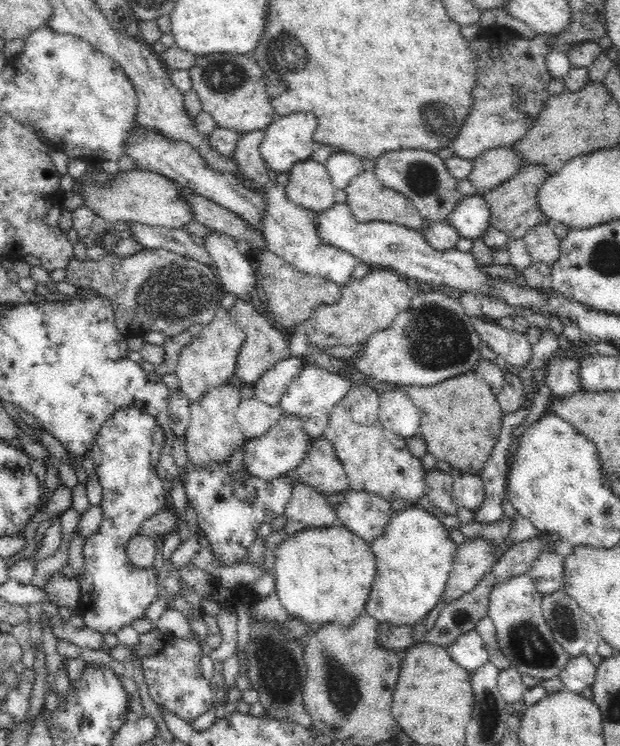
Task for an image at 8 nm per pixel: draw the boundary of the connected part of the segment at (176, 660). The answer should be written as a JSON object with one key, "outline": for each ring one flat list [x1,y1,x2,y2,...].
{"outline":[[194,632,191,639,174,637,166,641,166,646,156,654,140,657,140,668,148,694,158,708,169,710,182,720,192,723,198,716,216,702,215,688,209,684,201,672,200,658,202,648,200,639]]}

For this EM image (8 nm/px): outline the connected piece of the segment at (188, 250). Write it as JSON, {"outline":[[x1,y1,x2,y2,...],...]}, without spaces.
{"outline":[[136,222,122,223,120,227,131,230,132,239,144,245,146,249,164,248,170,252,175,252,193,258,200,264,213,267,213,260,206,249,192,241,190,232,183,228,166,228,160,226,146,226]]}

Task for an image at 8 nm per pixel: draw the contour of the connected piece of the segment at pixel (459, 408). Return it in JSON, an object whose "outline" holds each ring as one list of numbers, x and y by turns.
{"outline":[[470,370,433,386,400,388,418,407,421,415,418,435,426,443,428,453,438,461,450,463,462,474,480,474,496,446,506,416,481,371]]}

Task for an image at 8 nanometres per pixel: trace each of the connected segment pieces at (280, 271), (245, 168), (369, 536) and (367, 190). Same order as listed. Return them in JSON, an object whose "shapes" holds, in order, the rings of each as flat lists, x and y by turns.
{"shapes":[[[268,248,260,252,259,272,260,284,266,295,267,316,278,328,299,328,318,305,334,304,341,297,339,284,299,271]],[[265,130,241,134,233,152,237,170,248,189,262,189,271,183,270,169,259,151,264,135]],[[348,488,342,502,334,505,334,509,336,509,340,525,343,525,362,540,371,543,385,532,390,518,395,513,390,509,390,506,391,501,377,494]],[[362,171,350,182,345,192,347,194,345,203,350,207,352,216,360,222,384,221,390,224,399,224,404,228,412,230,423,230,423,216,414,206,414,203,408,199,407,196,400,193,400,191,392,188,385,188,378,179,376,179,374,171]]]}

